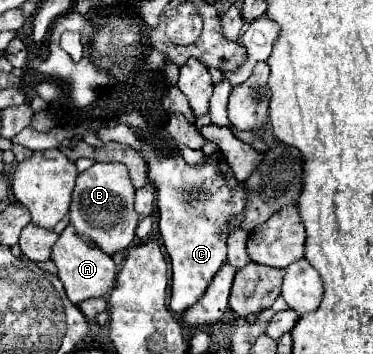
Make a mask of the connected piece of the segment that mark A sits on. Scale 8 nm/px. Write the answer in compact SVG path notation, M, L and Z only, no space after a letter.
M67 225L65 231L55 241L51 251L51 261L57 265L57 277L63 283L65 293L73 305L91 297L107 295L117 277L117 265L113 263L113 259L93 243L87 243L81 235L77 235L73 225Z

